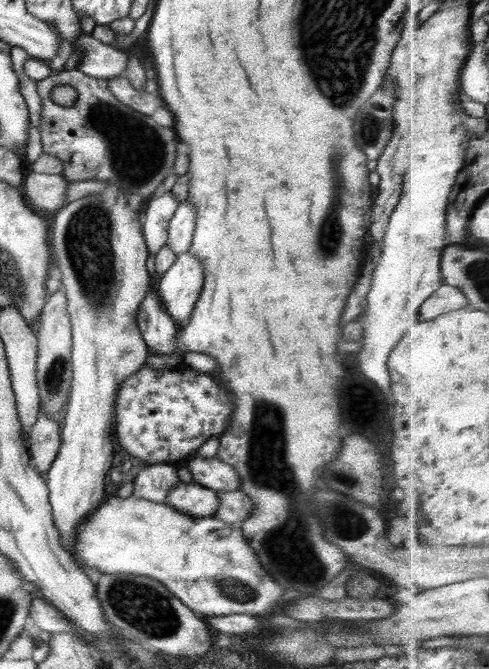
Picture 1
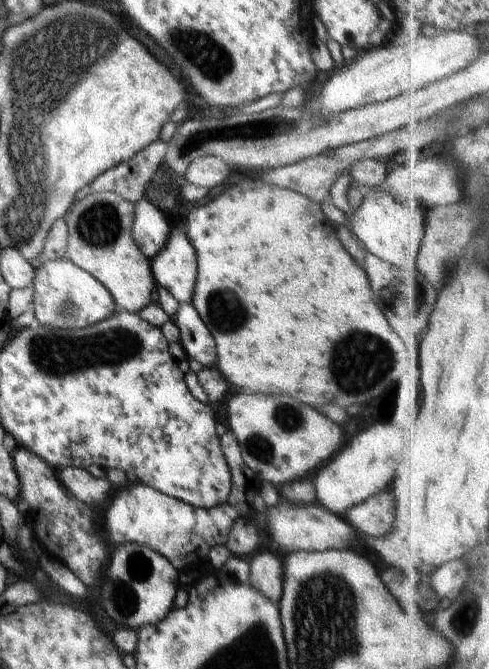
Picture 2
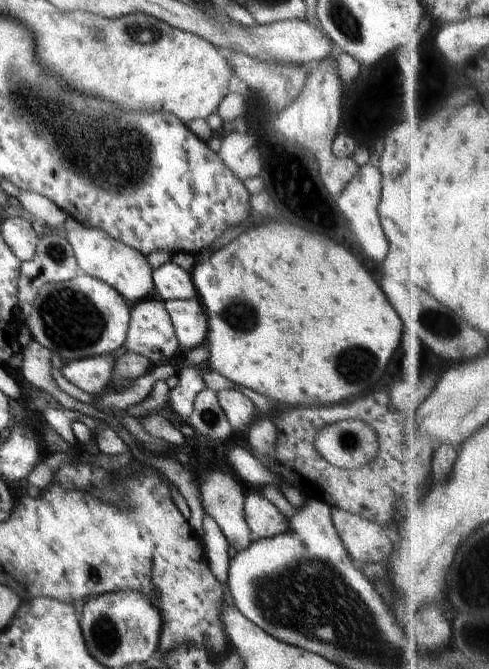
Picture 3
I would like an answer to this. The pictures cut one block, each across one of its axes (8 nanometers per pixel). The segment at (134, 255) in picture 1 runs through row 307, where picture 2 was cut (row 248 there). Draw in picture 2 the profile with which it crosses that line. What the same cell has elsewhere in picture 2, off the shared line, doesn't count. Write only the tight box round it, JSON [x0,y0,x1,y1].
[64,192,157,313]

